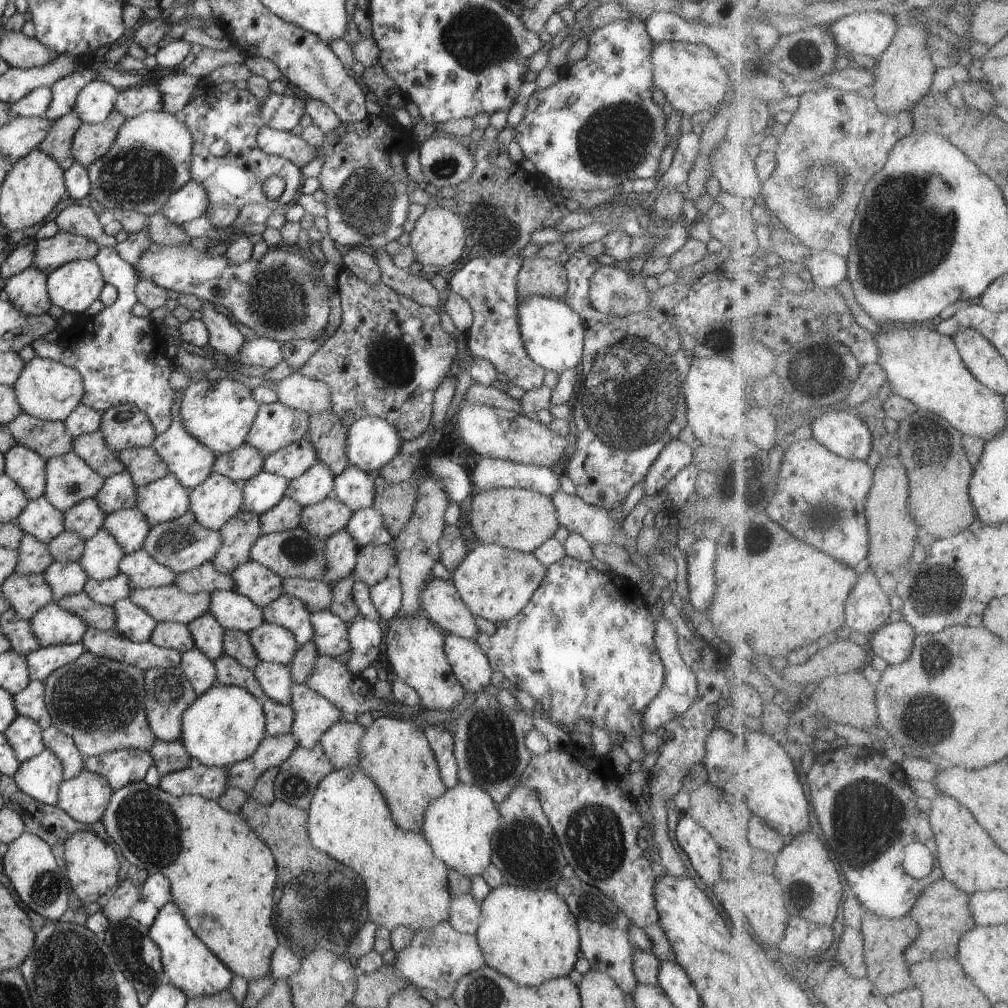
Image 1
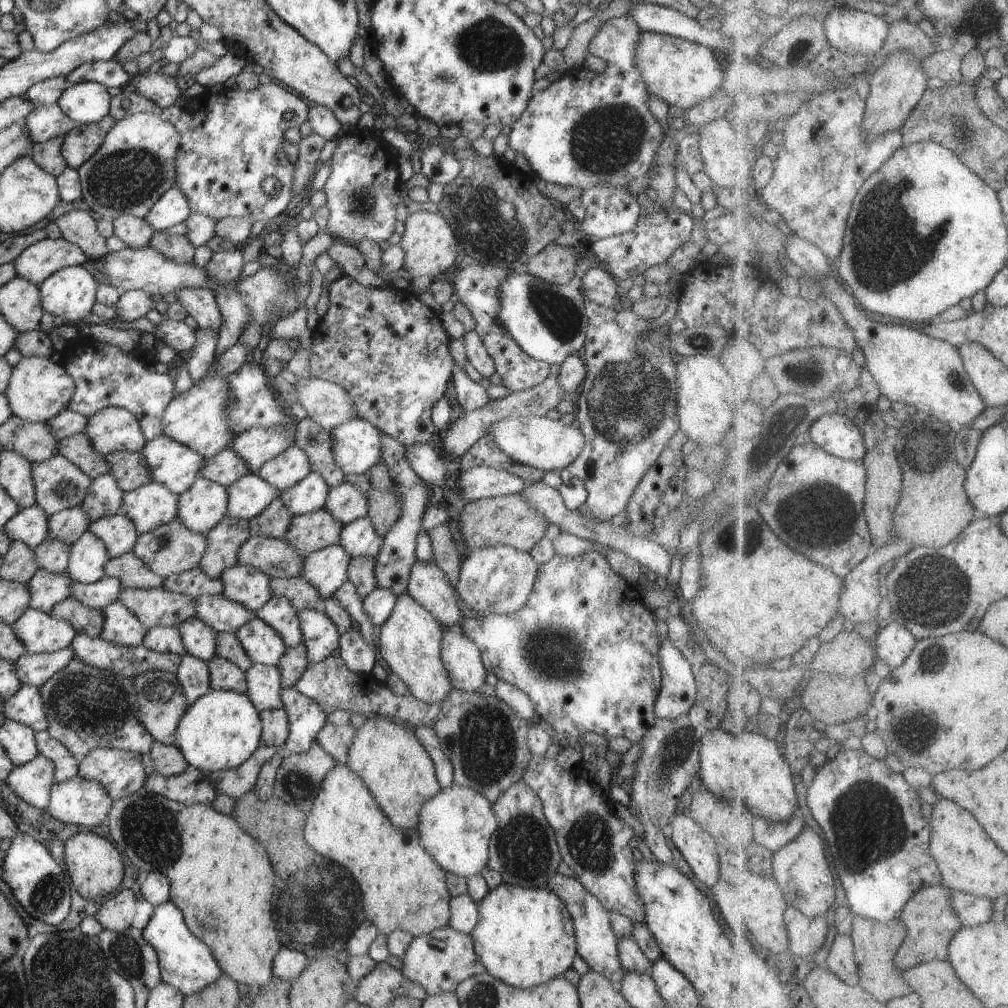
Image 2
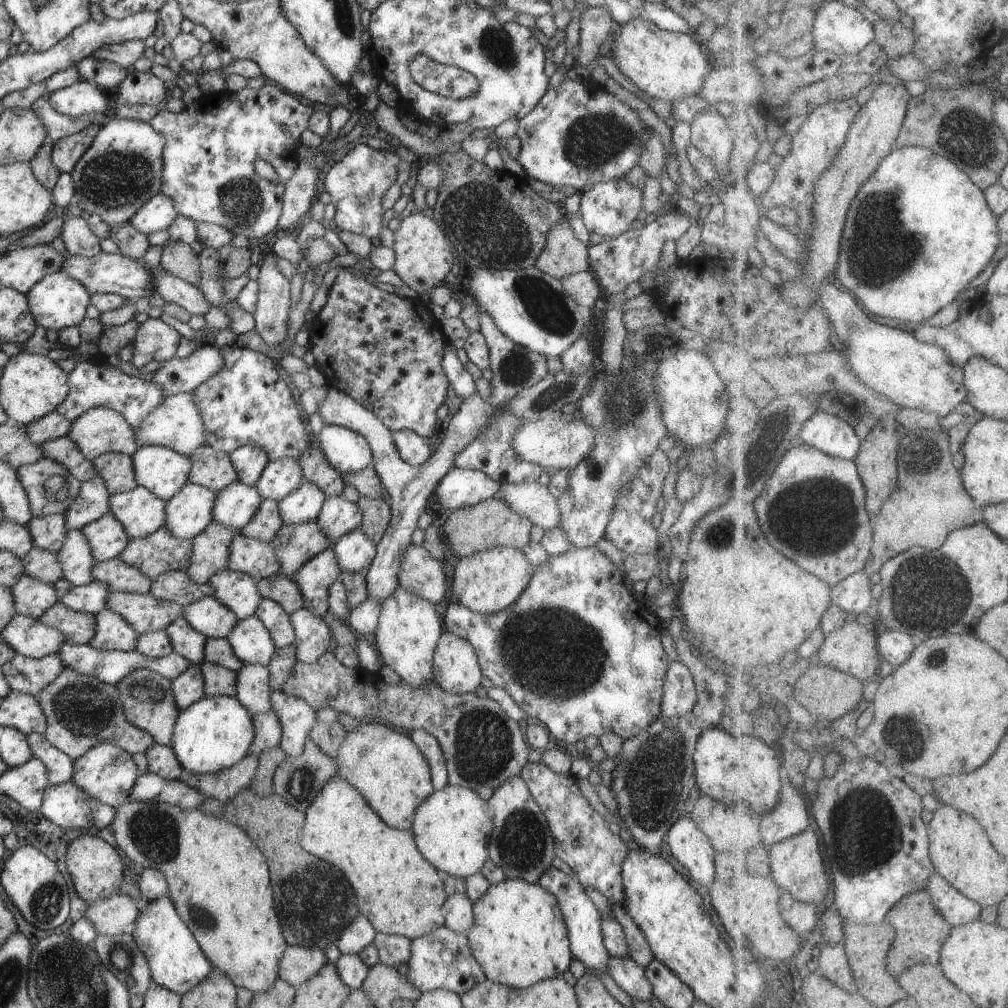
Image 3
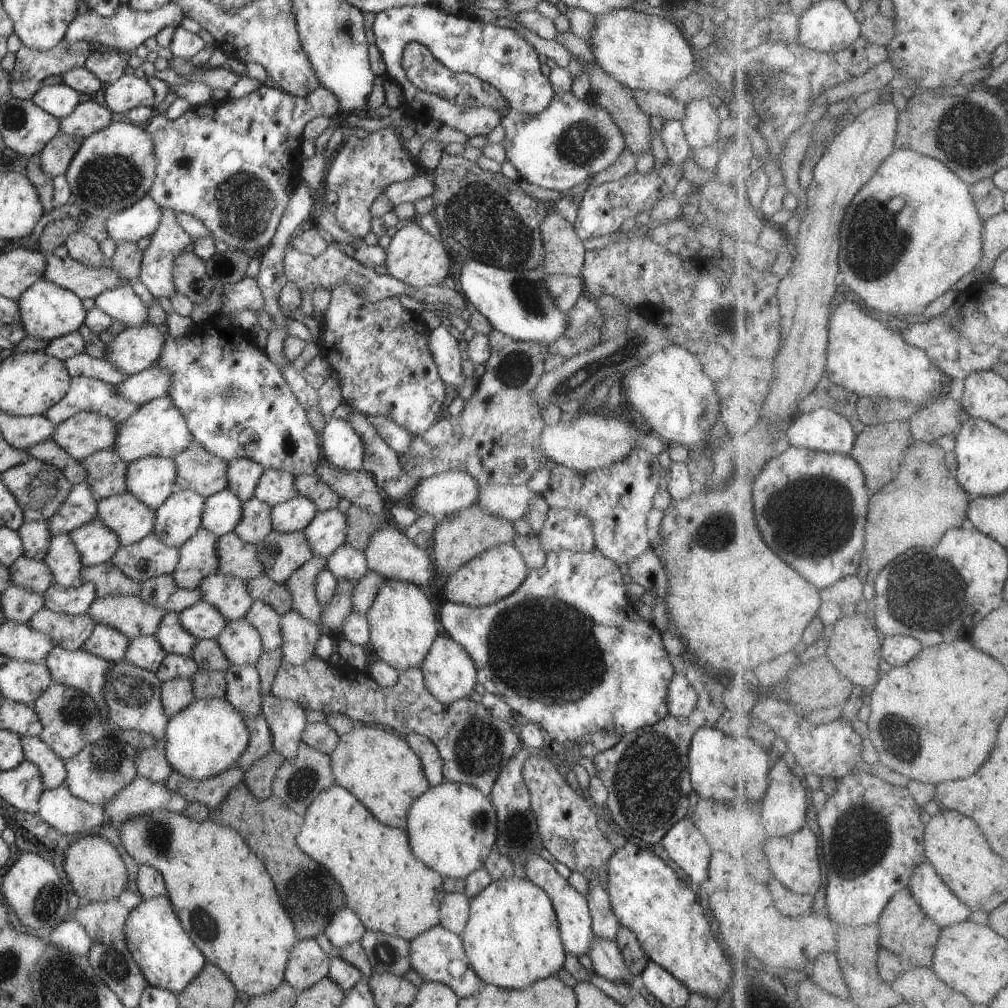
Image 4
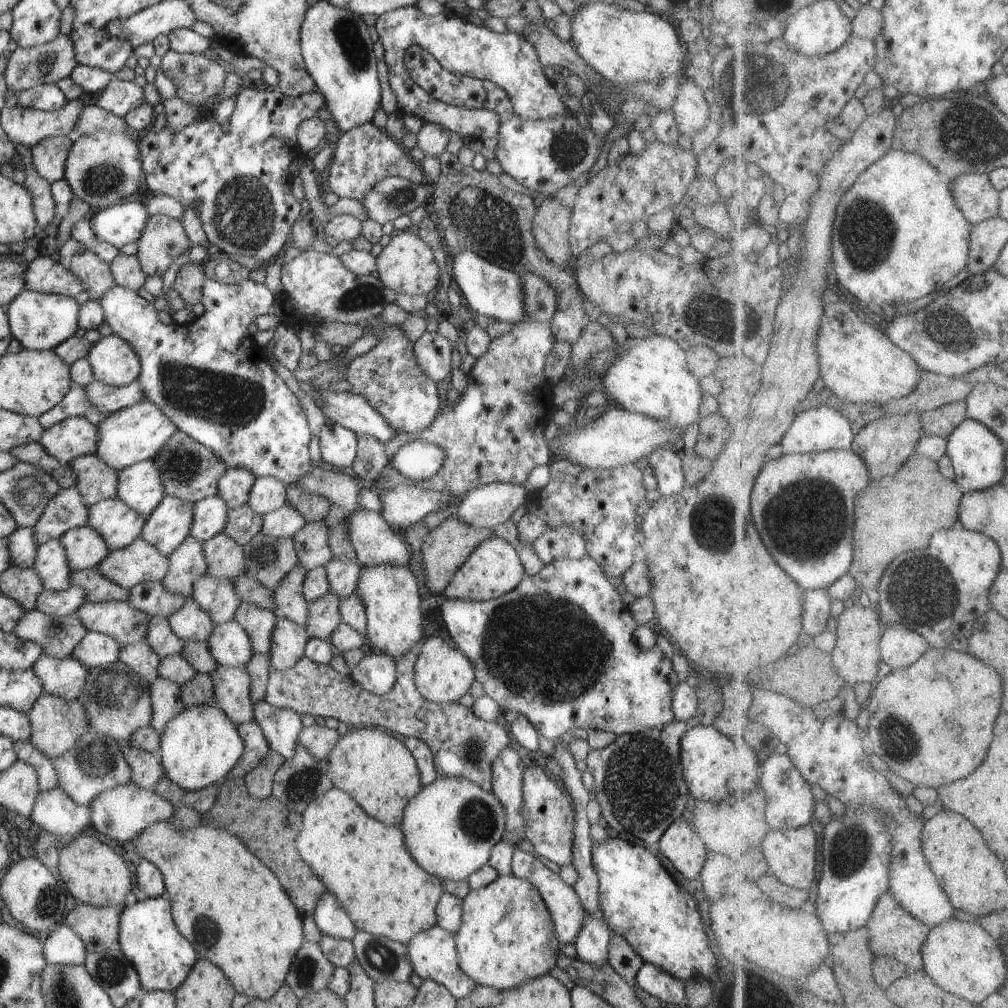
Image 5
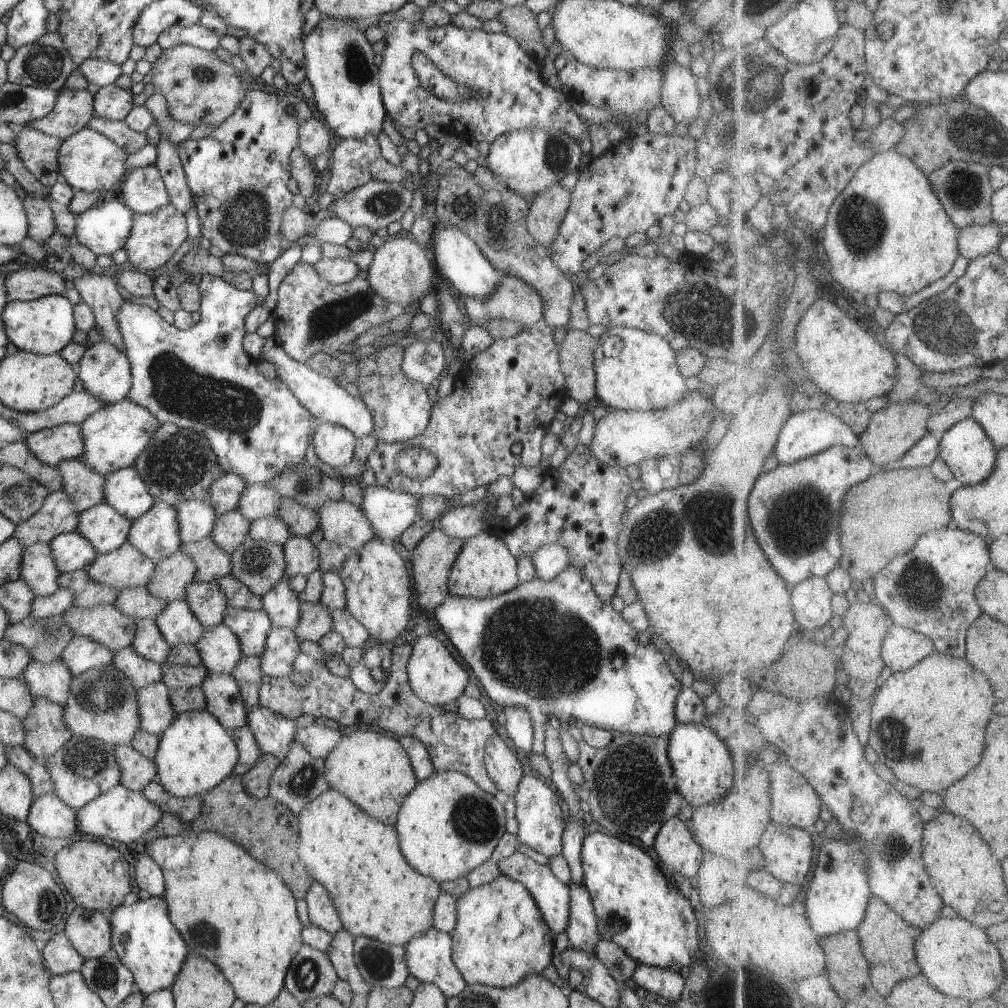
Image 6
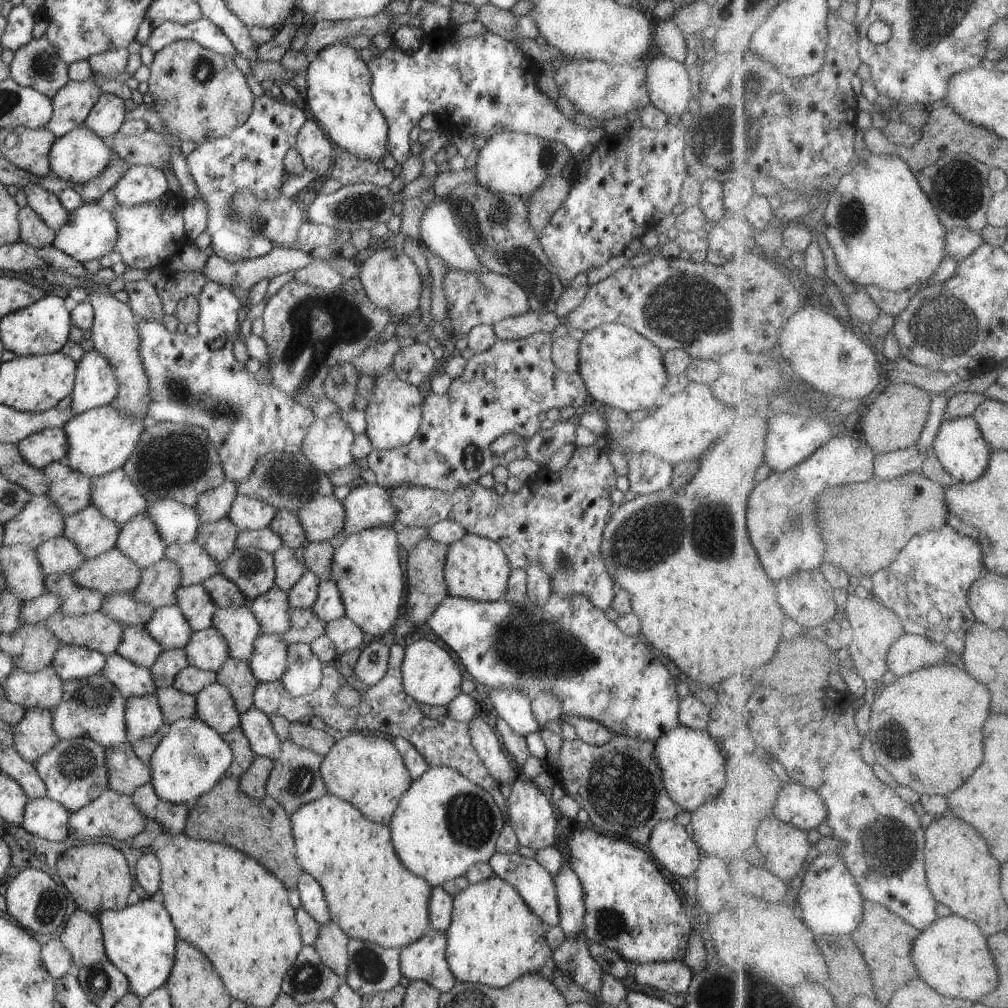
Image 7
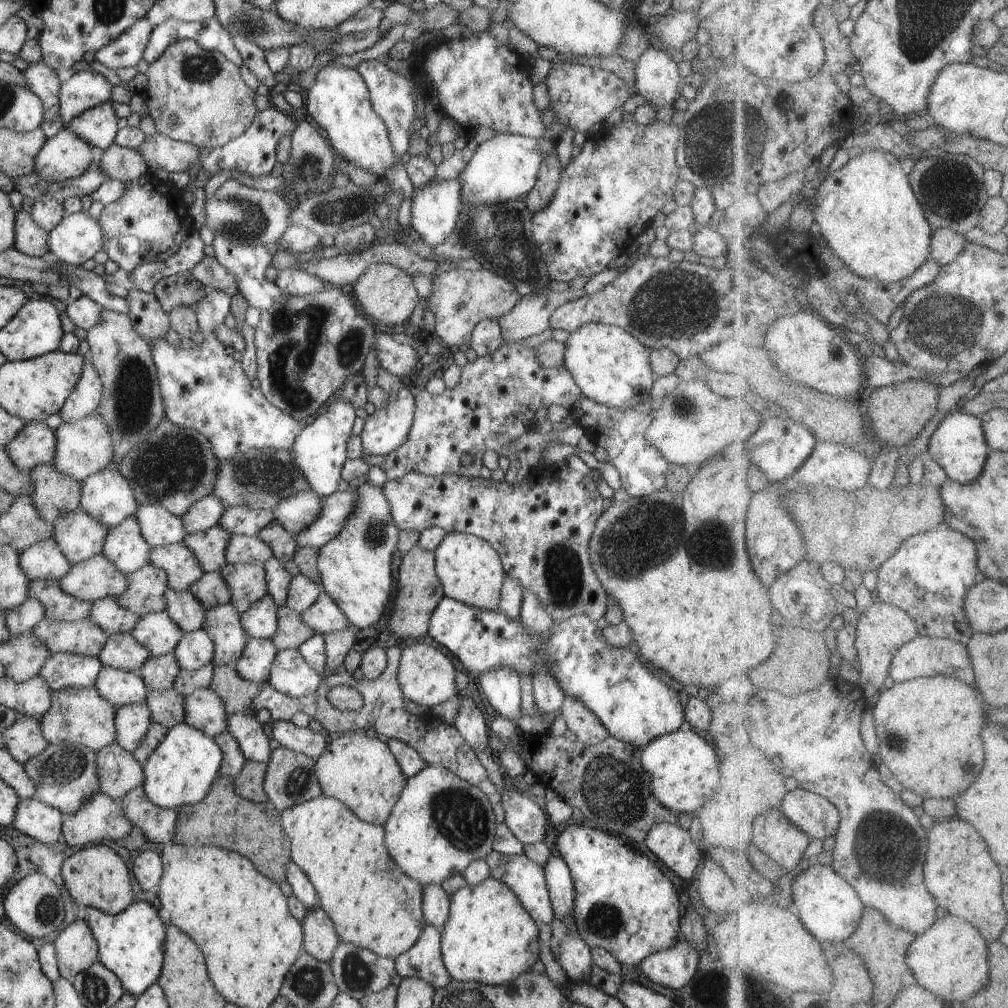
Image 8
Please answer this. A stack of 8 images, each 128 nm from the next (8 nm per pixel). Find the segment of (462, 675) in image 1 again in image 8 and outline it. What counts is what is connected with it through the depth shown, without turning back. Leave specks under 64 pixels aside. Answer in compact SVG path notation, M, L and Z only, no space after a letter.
M424 641L414 642L414 644L409 645L402 644L398 683L405 699L426 706L426 708L434 708L434 706L444 704L444 702L460 695L456 690L455 679L456 668L454 668L452 660L444 652L434 648L432 644Z

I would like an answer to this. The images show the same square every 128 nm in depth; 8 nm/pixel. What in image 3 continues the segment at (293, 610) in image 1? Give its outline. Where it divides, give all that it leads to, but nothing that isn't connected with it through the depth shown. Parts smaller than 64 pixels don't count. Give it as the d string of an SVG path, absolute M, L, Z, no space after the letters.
M263 599L256 610L255 616L270 632L276 649L294 644L296 632L294 632L294 626L290 622L290 615L284 612L284 608L278 602Z

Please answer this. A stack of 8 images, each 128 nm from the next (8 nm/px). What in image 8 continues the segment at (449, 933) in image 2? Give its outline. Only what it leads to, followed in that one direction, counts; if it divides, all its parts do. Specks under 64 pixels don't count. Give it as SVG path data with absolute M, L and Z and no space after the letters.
M427 925L416 944L395 959L396 973L402 979L418 978L435 990L451 982L442 961L442 934L436 926Z

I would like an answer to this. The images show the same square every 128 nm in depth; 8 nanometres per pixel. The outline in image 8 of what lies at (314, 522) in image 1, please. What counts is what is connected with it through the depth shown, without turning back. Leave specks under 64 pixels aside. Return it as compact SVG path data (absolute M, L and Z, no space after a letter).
M254 560L246 564L227 563L219 572L232 592L231 604L234 604L240 615L268 595L264 562Z

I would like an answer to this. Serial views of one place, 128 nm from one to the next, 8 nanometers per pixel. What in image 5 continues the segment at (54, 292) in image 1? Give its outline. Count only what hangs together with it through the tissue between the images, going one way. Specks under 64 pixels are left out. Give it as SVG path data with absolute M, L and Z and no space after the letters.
M22 289L3 309L8 317L13 338L16 338L24 349L53 351L58 345L74 336L78 330L79 306L76 299L72 297Z

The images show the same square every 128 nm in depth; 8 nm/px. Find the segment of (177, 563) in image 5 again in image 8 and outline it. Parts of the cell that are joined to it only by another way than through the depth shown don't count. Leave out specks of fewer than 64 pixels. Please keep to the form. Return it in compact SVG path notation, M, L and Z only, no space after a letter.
M152 564L128 575L128 590L117 597L122 608L136 612L138 616L167 610L165 594L168 590L168 574Z

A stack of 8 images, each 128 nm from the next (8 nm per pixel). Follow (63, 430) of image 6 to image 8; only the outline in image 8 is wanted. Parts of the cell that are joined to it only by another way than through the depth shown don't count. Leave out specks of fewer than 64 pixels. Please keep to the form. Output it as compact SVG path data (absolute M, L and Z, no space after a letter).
M44 421L28 423L5 448L14 466L28 473L40 464L53 463L56 432Z

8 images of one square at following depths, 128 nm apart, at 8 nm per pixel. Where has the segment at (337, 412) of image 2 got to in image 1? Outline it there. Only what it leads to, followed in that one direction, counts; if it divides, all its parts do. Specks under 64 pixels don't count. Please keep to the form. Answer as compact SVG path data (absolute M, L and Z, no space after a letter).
M301 373L282 378L274 392L281 404L310 415L332 411L330 388L324 382L307 378Z

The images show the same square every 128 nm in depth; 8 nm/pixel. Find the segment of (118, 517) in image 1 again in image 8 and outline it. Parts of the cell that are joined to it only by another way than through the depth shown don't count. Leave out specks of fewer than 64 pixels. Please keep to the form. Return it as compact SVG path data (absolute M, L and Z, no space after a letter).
M53 538L42 540L21 553L22 570L32 580L60 581L72 564L62 554L62 548Z

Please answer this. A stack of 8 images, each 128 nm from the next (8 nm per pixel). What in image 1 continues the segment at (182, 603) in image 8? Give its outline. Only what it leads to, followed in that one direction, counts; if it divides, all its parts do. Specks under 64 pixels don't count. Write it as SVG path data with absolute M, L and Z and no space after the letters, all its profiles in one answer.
M254 560L238 566L229 576L236 584L236 592L250 598L262 609L285 594L282 588L284 582L282 576L257 564Z

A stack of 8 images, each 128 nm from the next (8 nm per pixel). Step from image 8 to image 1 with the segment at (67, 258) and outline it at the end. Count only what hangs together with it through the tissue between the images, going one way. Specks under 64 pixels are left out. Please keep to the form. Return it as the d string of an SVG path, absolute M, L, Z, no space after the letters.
M190 180L168 198L168 202L162 206L162 210L159 212L170 222L184 225L186 222L204 217L211 205L208 198L210 196L206 194L204 186L196 180Z

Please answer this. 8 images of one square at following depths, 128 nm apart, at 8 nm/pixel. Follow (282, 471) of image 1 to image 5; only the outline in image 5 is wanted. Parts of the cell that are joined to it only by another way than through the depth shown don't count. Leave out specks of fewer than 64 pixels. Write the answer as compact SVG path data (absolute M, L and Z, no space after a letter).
M258 477L249 492L247 504L256 514L265 515L287 502L287 485L272 477Z

